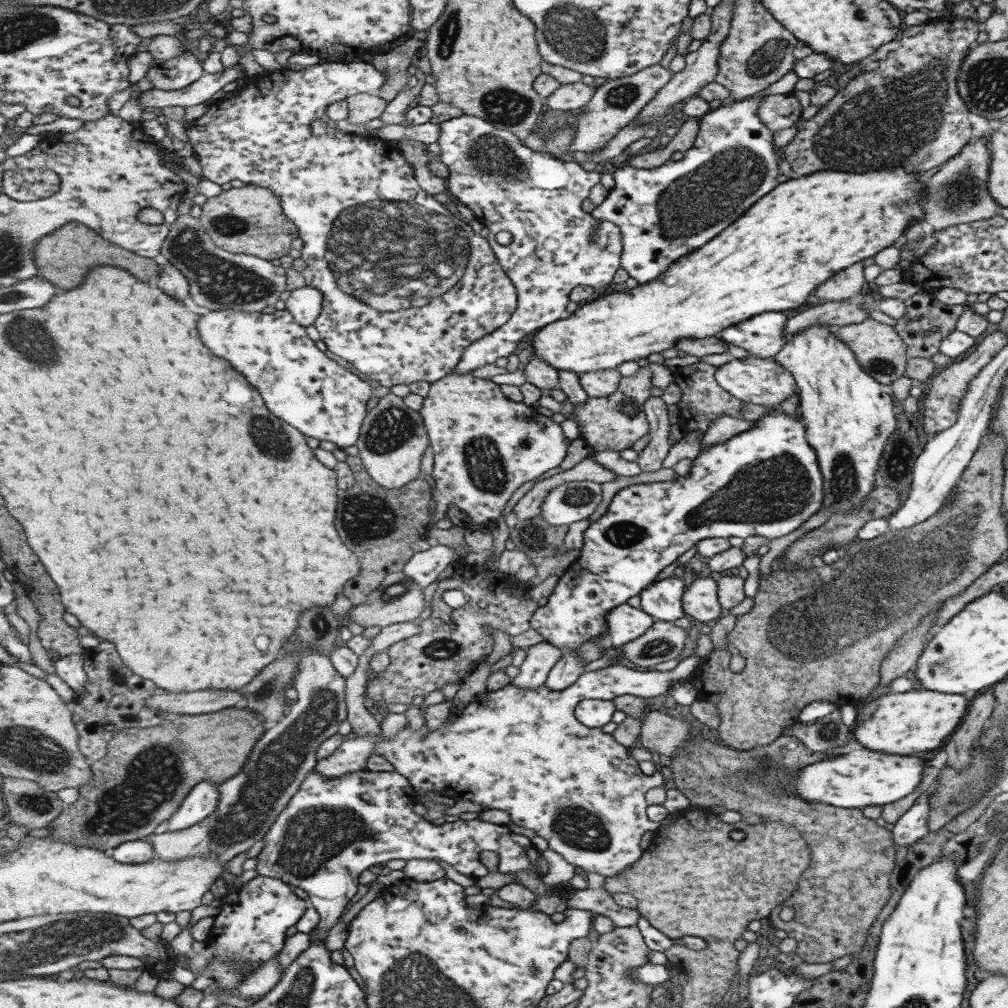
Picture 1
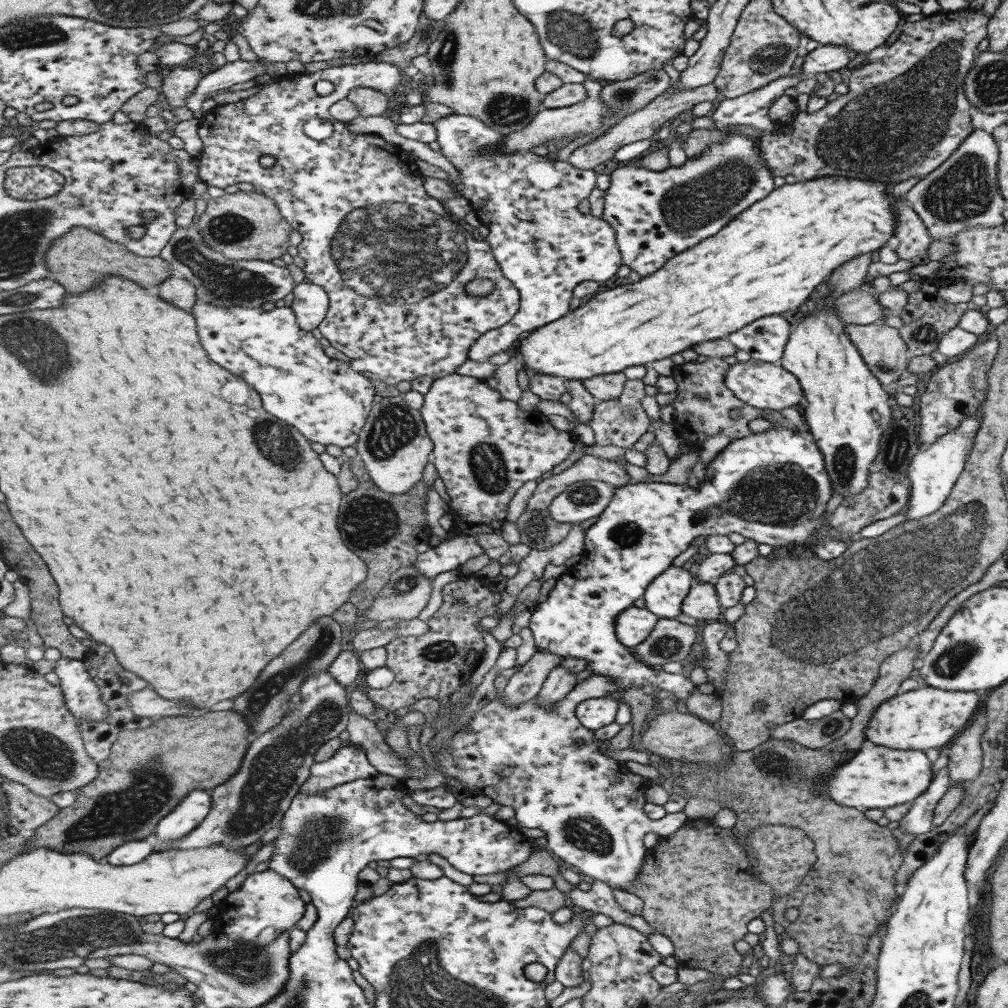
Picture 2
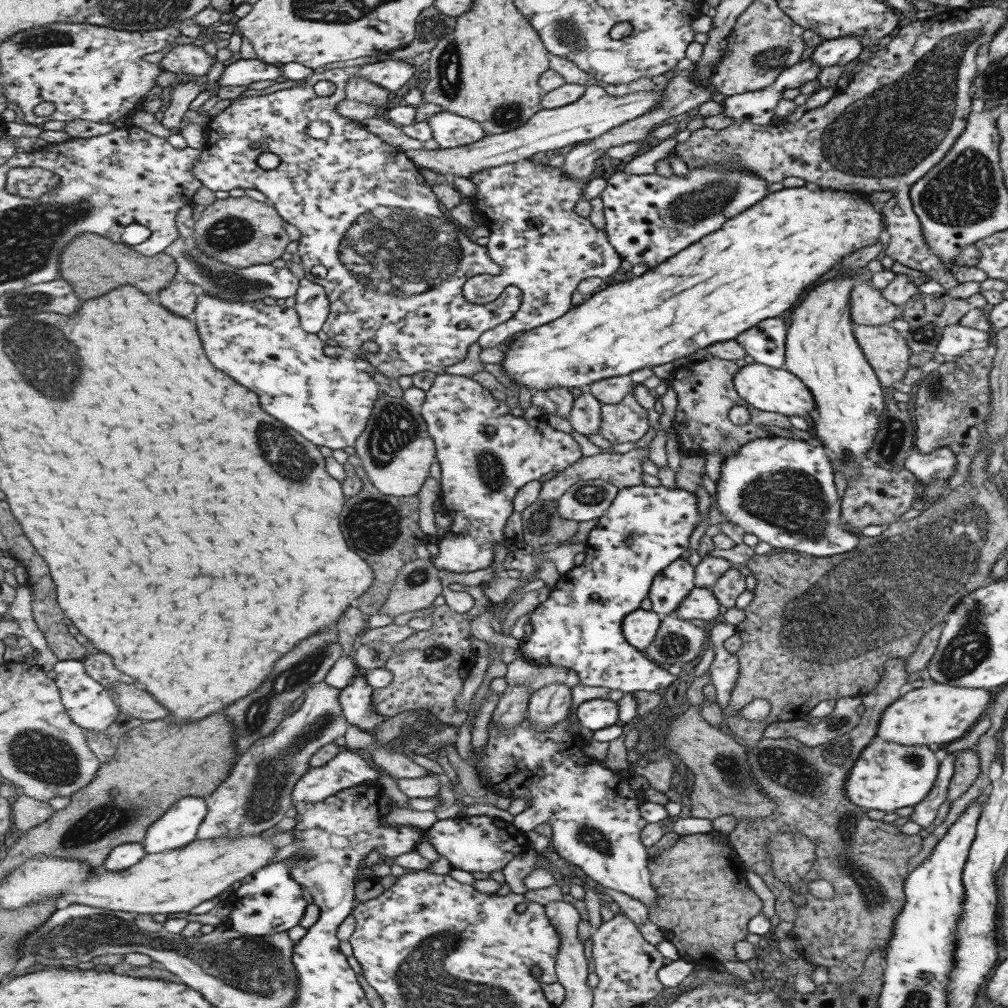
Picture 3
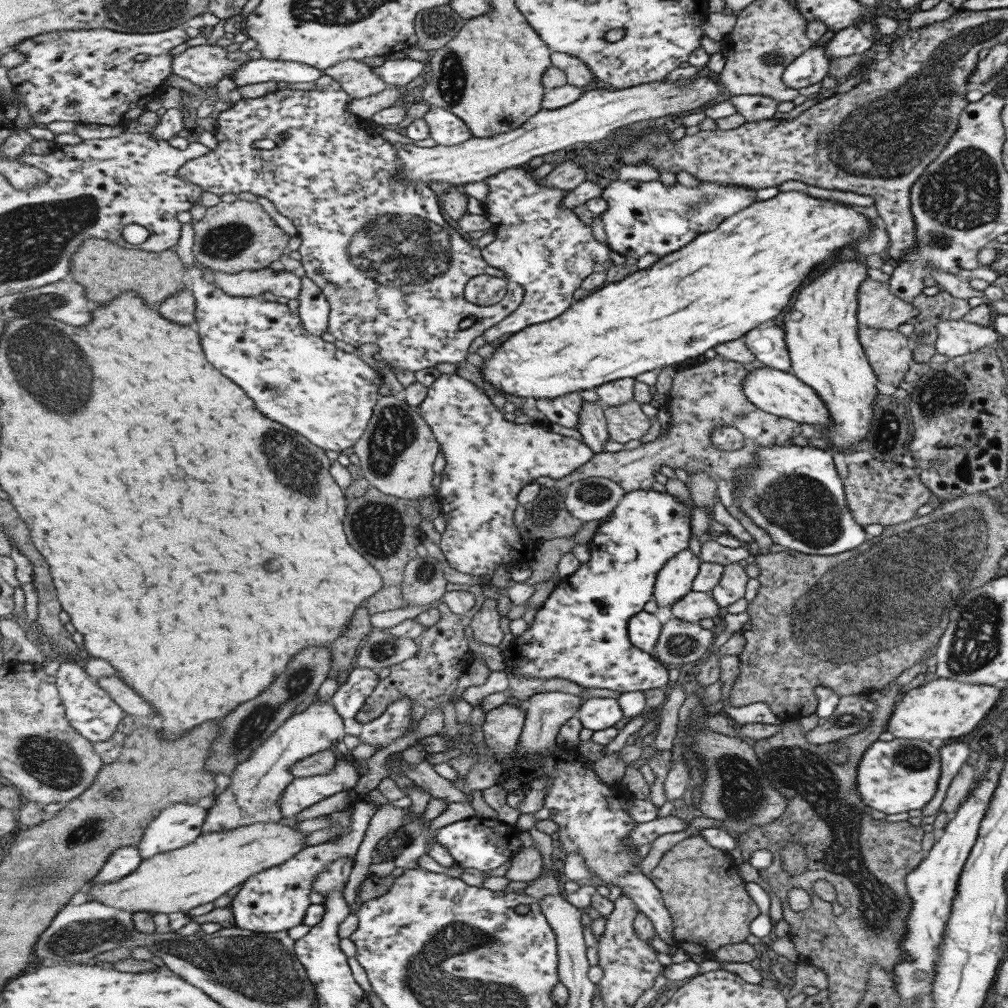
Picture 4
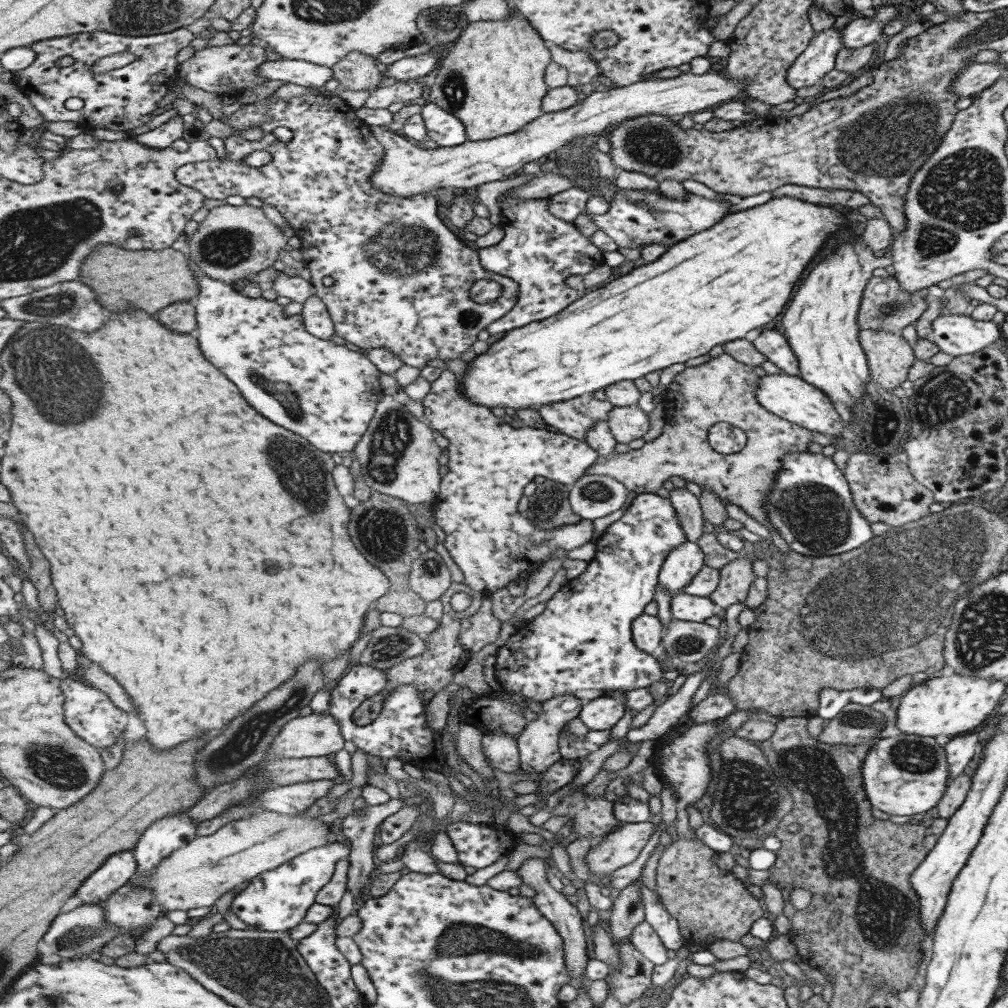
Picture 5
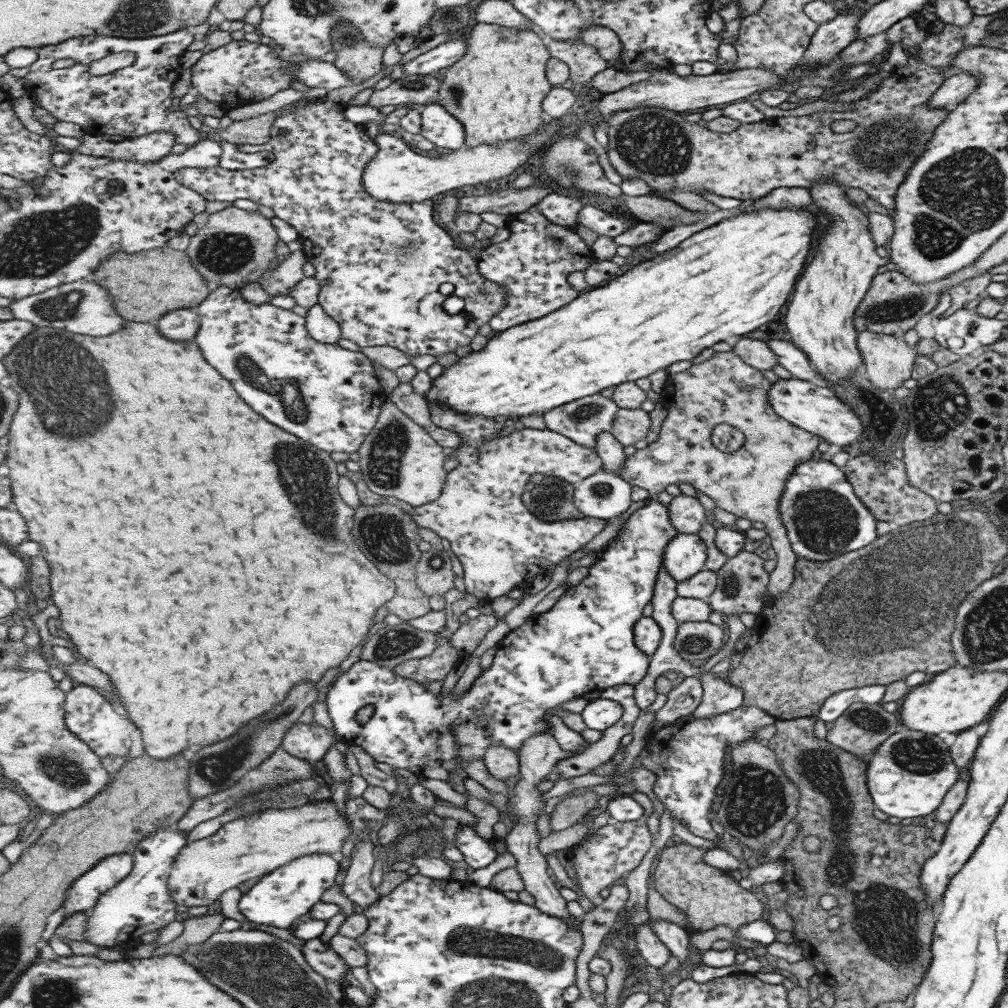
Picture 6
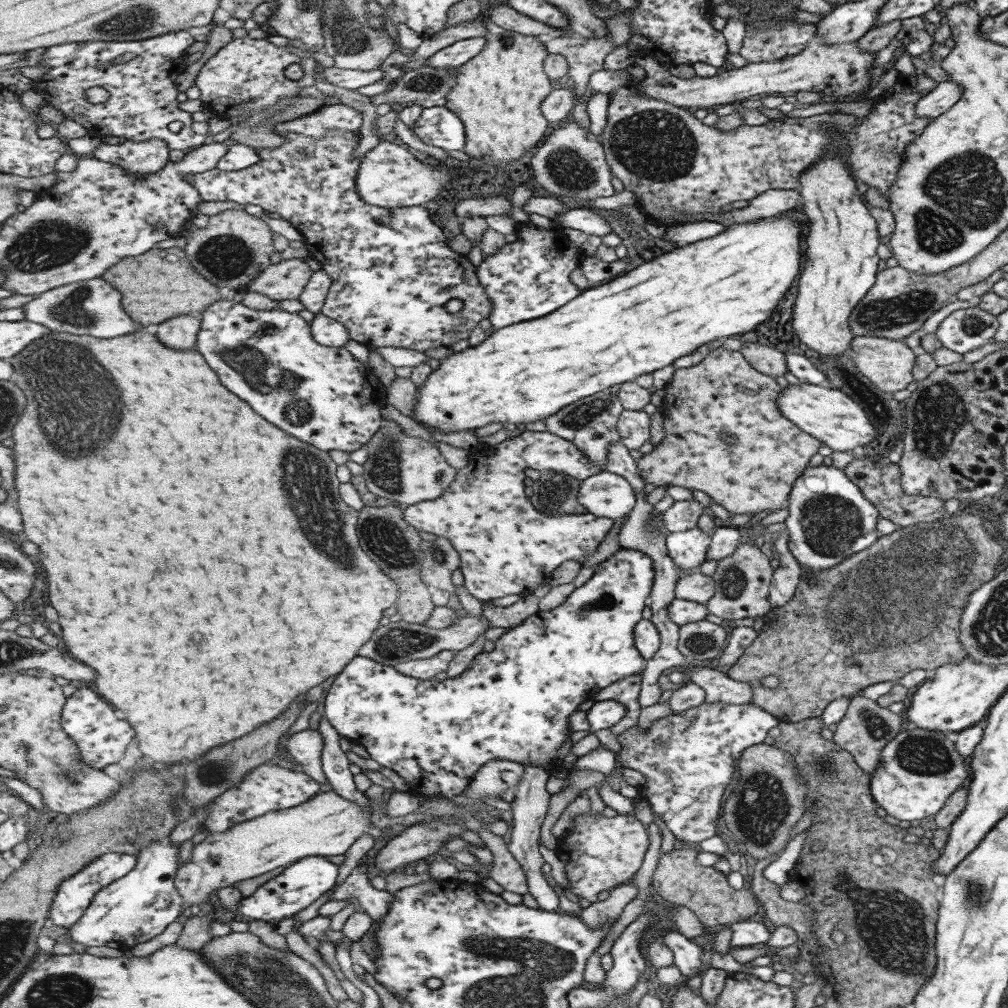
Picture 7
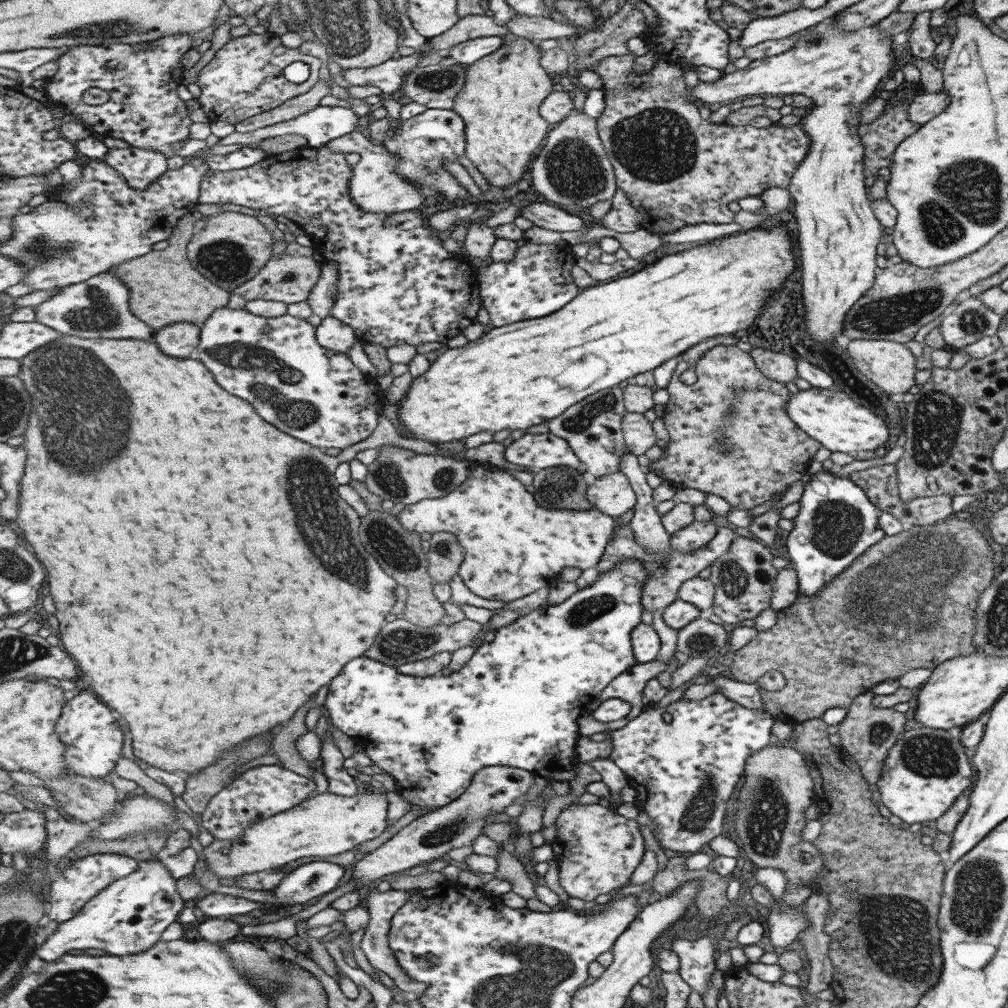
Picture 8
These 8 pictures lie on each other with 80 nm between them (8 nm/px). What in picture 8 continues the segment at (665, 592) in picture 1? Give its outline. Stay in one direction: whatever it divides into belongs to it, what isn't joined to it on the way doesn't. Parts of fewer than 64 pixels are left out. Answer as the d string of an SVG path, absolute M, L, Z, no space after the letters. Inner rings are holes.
M694 520L685 528L670 535L668 537L668 544L675 550L678 550L678 552L687 554L707 544L713 538L717 528L718 527L715 523L712 523L711 520L709 522Z

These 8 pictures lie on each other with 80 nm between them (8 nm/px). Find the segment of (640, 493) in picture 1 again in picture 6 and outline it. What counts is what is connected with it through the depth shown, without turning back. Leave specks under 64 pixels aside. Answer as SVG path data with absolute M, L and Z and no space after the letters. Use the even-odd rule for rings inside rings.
M821 458L801 461L787 475L778 498L778 513L791 550L811 562L827 562L873 542L878 536L876 520L855 496L843 471ZM656 498L636 508L615 538L601 549L602 555L590 567L590 576L579 585L569 586L550 610L534 615L526 625L511 631L497 645L491 666L482 670L471 688L459 697L454 698L453 689L441 697L439 691L427 690L425 684L399 676L390 666L359 659L324 693L336 732L346 743L360 746L372 754L377 762L408 769L420 778L434 778L447 783L449 776L455 772L457 754L465 768L471 760L484 760L487 749L493 745L515 749L520 754L529 737L547 731L553 735L551 716L545 715L547 710L563 710L563 704L582 698L588 692L602 692L620 684L638 684L648 674L650 657L634 646L632 629L641 616L643 606L651 600L651 590L654 590L653 584L658 579L664 550L676 536L677 529L667 517L667 506ZM365 706L373 706L375 714L363 724L357 716Z

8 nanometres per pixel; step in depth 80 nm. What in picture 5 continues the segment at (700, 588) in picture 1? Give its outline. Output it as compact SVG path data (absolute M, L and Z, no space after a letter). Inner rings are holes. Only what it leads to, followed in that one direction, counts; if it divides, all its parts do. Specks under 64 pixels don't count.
M681 593L673 596L670 602L673 619L691 622L703 622L713 616L715 607L708 598Z

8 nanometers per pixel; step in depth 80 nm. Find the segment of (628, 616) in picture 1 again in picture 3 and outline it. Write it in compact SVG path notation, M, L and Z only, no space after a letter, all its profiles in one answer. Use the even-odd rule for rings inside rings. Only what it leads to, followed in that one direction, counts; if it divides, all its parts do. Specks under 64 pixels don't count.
M635 610L635 614L627 618L627 626L623 626L623 630L627 630L627 642L631 642L631 647L643 652L657 636L660 622L652 610Z

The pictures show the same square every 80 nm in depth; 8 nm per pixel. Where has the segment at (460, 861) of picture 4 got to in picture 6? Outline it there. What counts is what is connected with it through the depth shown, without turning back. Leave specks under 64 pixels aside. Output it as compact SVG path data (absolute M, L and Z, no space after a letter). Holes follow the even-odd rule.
M471 825L457 827L456 847L464 855L466 864L473 869L485 868L485 866L493 864L495 858L500 855L498 848L491 842L487 842L485 838L481 838L475 826Z

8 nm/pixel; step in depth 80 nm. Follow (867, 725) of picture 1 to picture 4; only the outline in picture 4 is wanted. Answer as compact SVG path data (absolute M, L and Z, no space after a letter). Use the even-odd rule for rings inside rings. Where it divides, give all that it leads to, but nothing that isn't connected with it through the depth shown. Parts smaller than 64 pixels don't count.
M938 678L902 692L887 719L885 730L893 738L919 739L929 742L933 738L957 738L971 732L979 720L985 718L1001 700L1000 685L965 684L948 678Z

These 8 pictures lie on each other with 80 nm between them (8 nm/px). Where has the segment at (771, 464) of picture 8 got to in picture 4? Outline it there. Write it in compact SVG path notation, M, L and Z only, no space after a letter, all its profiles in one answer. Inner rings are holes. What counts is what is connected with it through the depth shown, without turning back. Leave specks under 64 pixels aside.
M719 355L693 368L675 372L671 387L666 394L667 398L670 398L668 409L671 414L667 435L658 436L648 443L641 443L631 450L595 453L586 465L579 467L569 477L560 478L550 484L555 490L562 492L578 480L597 476L614 480L626 492L647 490L651 489L651 484L655 481L653 473L659 472L659 466L663 464L673 470L682 468L687 474L705 471L712 480L717 474L731 484L731 490L733 490L738 470L750 471L754 467L756 463L754 454L759 447L793 445L789 438L795 434L801 434L799 423L763 412L745 398L740 384L747 373L743 364ZM717 426L736 428L743 435L743 446L737 450L714 447L710 441L710 434Z

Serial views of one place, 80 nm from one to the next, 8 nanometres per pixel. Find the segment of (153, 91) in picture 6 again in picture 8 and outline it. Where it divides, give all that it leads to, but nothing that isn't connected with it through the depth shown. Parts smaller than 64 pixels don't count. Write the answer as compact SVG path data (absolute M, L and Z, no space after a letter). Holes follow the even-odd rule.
M189 33L138 45L73 45L56 60L58 71L43 81L44 92L54 102L62 104L65 113L77 117L93 134L98 132L103 137L119 138L130 146L161 152L167 158L197 158L209 148L204 140L189 138L193 120L187 104L177 96L177 88L185 74L181 62L192 46ZM87 88L101 88L108 92L110 98L97 106L85 104L83 92ZM177 142L183 143L183 146L175 148Z

